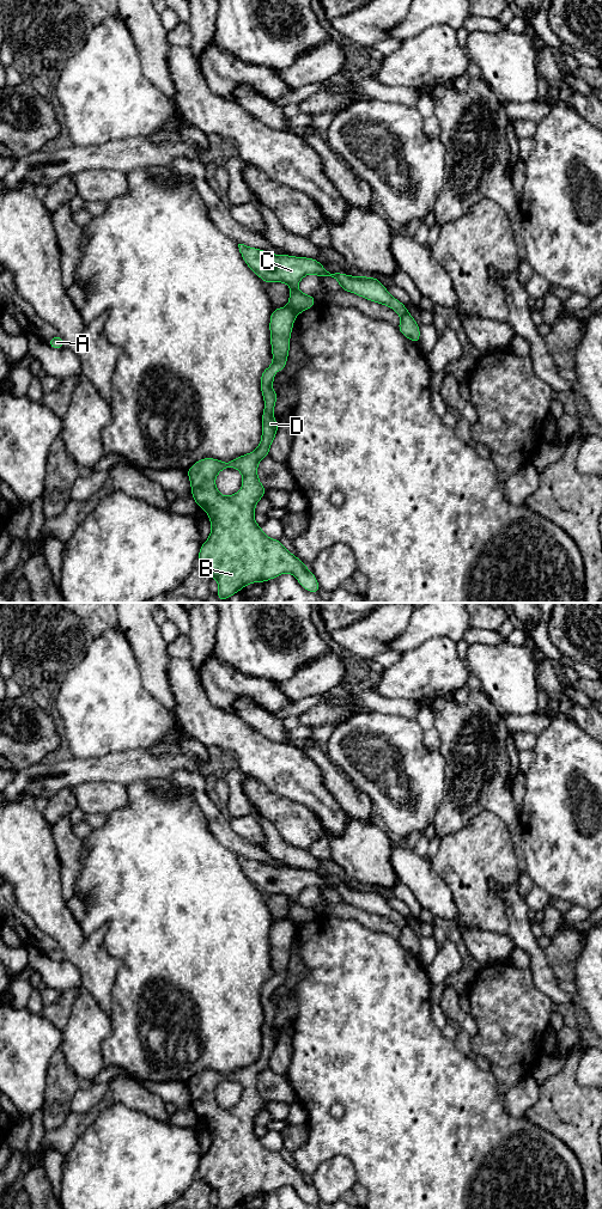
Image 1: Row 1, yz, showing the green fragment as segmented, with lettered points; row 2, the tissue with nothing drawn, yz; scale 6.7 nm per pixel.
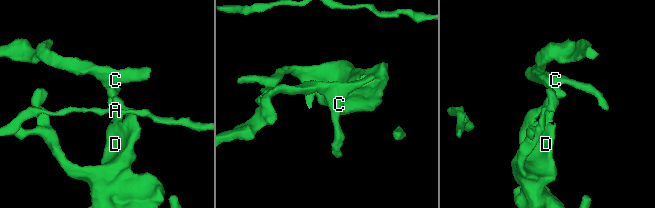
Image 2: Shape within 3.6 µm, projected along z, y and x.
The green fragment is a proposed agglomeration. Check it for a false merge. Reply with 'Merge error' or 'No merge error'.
Merge error

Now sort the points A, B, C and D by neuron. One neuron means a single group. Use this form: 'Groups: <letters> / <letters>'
Groups: A B D / C

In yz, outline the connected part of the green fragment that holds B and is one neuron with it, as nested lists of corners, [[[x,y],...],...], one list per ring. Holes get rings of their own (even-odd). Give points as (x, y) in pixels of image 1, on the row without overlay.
[[[287,918],[272,923],[273,975],[261,987],[264,1022],[259,1060],[229,1075],[202,1070],[187,1082],[191,1109],[197,1119],[207,1123],[211,1132],[211,1147],[200,1160],[197,1177],[217,1191],[217,1209],[231,1209],[249,1196],[266,1195],[284,1185],[293,1186],[309,1204],[321,1202],[314,1184],[309,1184],[306,1177],[287,1164],[280,1153],[267,1149],[254,1131],[255,1118],[266,1104],[257,1089],[257,1077],[269,1068],[279,1040],[273,1028],[278,1010],[278,1003],[272,1002],[274,984],[286,979],[294,933],[296,927]],[[226,1080],[239,1082],[243,1089],[242,1101],[231,1109],[223,1109],[215,1099],[217,1087]]]

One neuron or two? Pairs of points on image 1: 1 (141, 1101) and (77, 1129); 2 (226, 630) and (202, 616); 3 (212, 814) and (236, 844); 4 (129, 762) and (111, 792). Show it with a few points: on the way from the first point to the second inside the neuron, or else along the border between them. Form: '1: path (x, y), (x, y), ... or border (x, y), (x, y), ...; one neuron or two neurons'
1: path (126, 1097), (111, 1097), (92, 1115); one neuron
2: border (218, 615), (213, 651); two neurons
3: path (217, 822), (229, 837); one neuron
4: border (90, 782), (117, 781), (125, 786); two neurons

